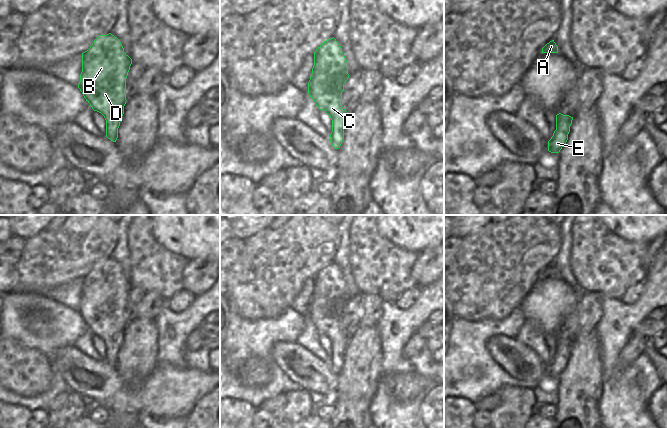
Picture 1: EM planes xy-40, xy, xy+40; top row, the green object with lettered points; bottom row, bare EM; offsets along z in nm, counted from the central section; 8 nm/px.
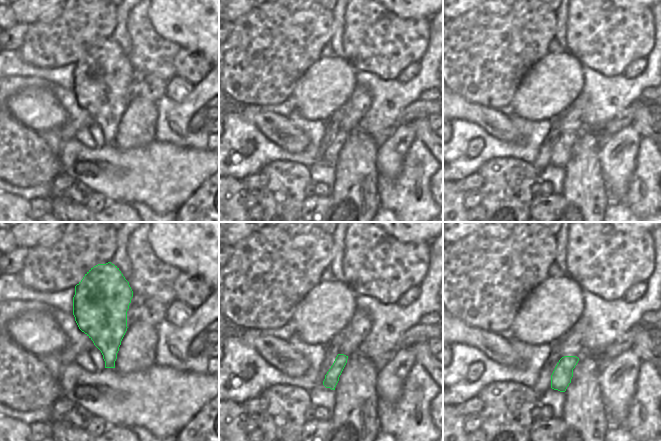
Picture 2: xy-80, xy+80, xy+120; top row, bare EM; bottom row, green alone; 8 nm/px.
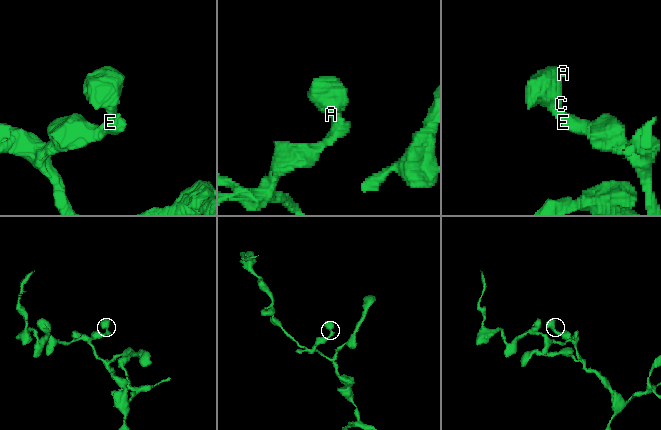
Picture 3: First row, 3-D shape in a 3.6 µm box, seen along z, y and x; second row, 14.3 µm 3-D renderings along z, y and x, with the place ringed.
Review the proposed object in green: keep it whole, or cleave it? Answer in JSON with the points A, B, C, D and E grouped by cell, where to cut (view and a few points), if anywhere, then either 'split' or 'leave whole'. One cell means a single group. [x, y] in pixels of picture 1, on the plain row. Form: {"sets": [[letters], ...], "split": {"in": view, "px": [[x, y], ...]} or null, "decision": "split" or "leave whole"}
{"sets": [["A", "B", "C", "D", "E"]], "split": null, "decision": "leave whole"}

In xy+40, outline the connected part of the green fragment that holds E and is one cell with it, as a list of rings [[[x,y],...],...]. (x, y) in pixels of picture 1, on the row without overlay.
[[[561,337],[556,339],[556,354],[554,355],[551,363],[548,365],[549,376],[559,377],[564,371],[568,364],[572,344],[573,341],[569,339],[563,339]]]

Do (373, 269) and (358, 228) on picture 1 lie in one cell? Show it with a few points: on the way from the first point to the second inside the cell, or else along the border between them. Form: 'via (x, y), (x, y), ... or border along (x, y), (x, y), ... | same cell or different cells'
via (373, 259), (364, 238) | same cell

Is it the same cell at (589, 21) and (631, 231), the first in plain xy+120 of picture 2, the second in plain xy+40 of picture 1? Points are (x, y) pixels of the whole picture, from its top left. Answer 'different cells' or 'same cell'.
different cells

